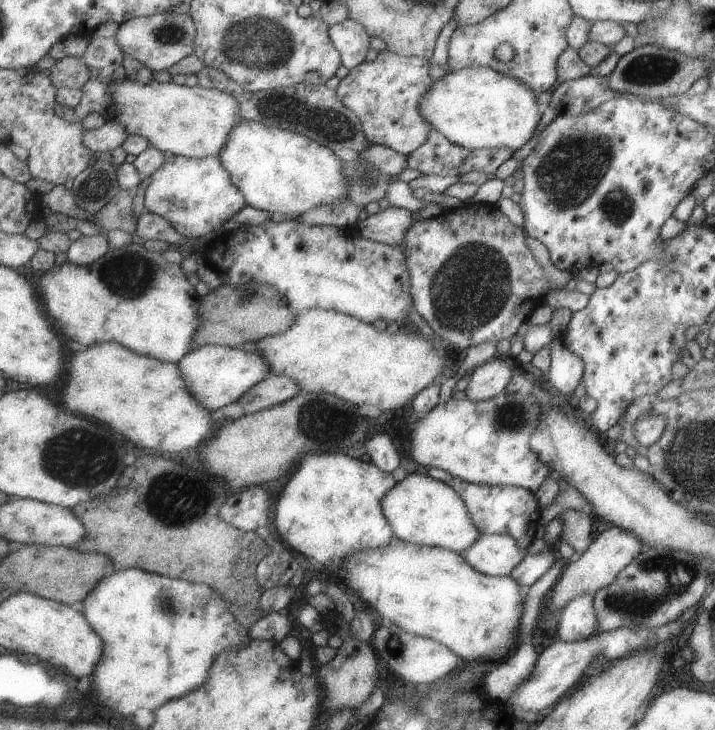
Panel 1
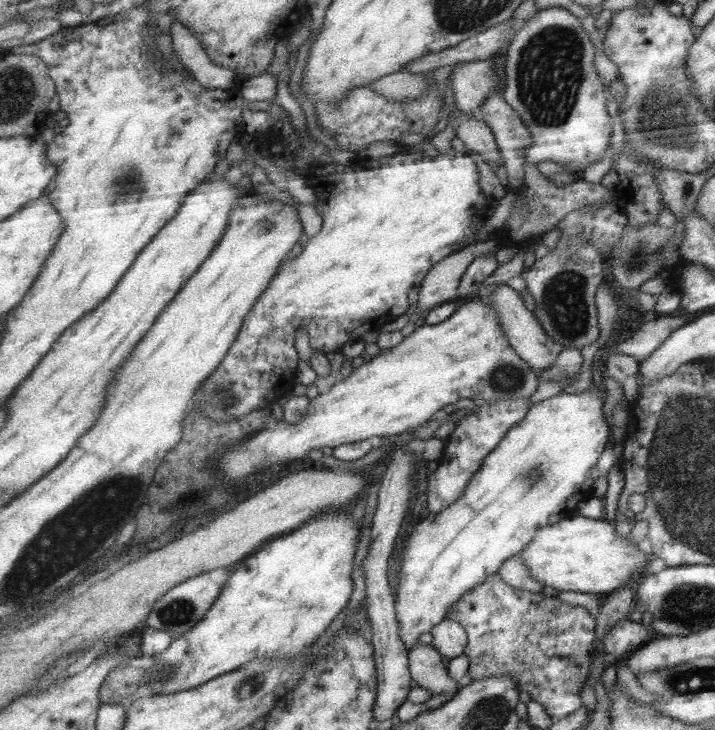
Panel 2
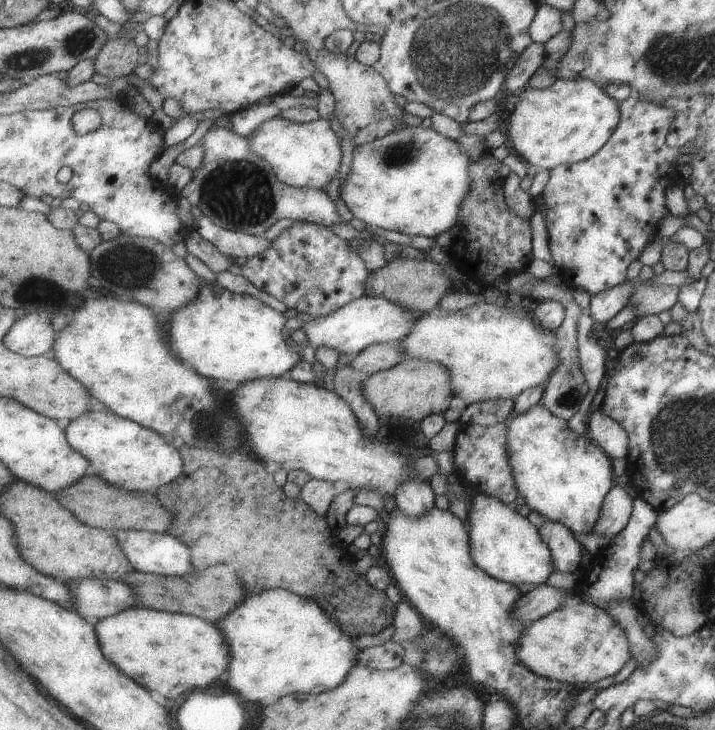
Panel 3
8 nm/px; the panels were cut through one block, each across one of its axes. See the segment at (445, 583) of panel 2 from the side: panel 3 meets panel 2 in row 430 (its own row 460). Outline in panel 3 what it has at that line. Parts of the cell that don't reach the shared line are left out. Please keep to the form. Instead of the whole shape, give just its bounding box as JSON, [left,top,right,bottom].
[506,402,615,533]

